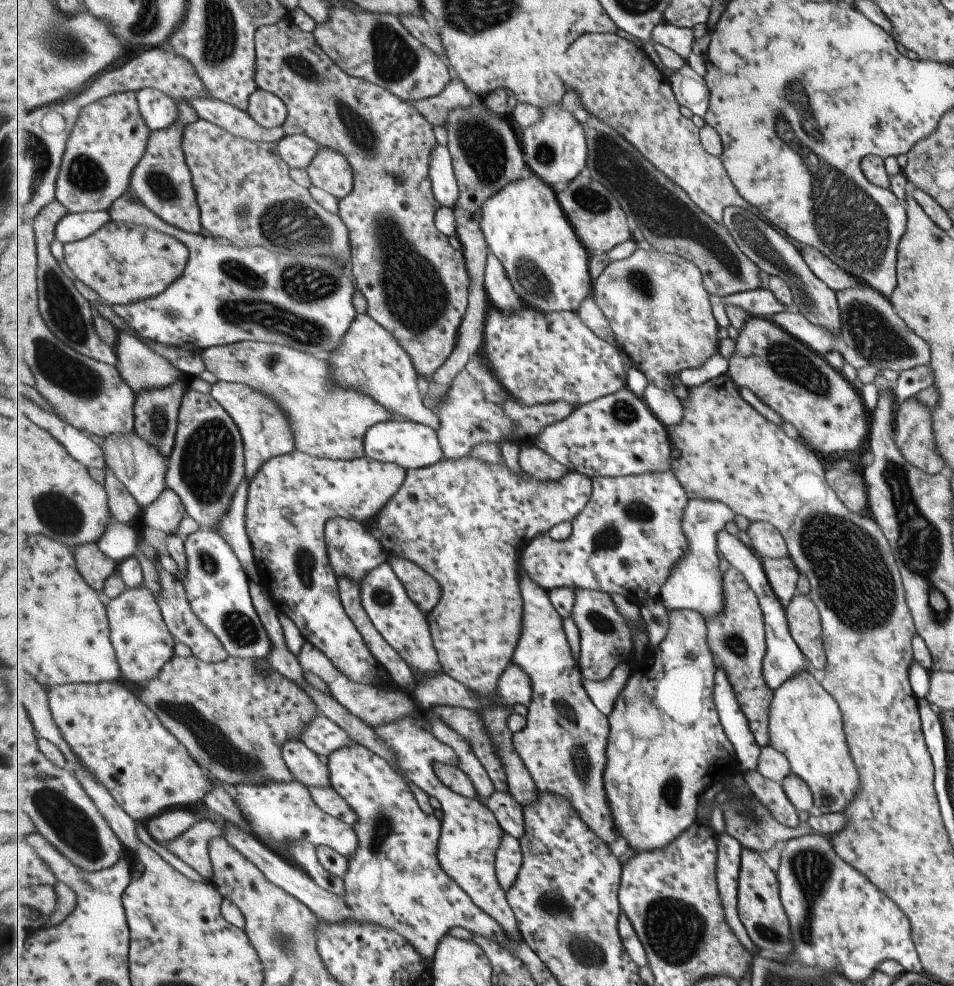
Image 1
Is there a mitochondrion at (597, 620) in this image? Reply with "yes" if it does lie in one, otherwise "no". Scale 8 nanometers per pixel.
yes

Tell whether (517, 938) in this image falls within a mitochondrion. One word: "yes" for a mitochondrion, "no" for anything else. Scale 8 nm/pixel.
no

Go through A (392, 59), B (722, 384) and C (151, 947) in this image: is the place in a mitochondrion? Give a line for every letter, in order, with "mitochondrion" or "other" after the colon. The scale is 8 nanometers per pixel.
A: mitochondrion
B: other
C: other

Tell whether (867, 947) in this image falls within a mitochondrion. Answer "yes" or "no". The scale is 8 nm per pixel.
no

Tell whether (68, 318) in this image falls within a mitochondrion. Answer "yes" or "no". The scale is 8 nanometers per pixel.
yes

